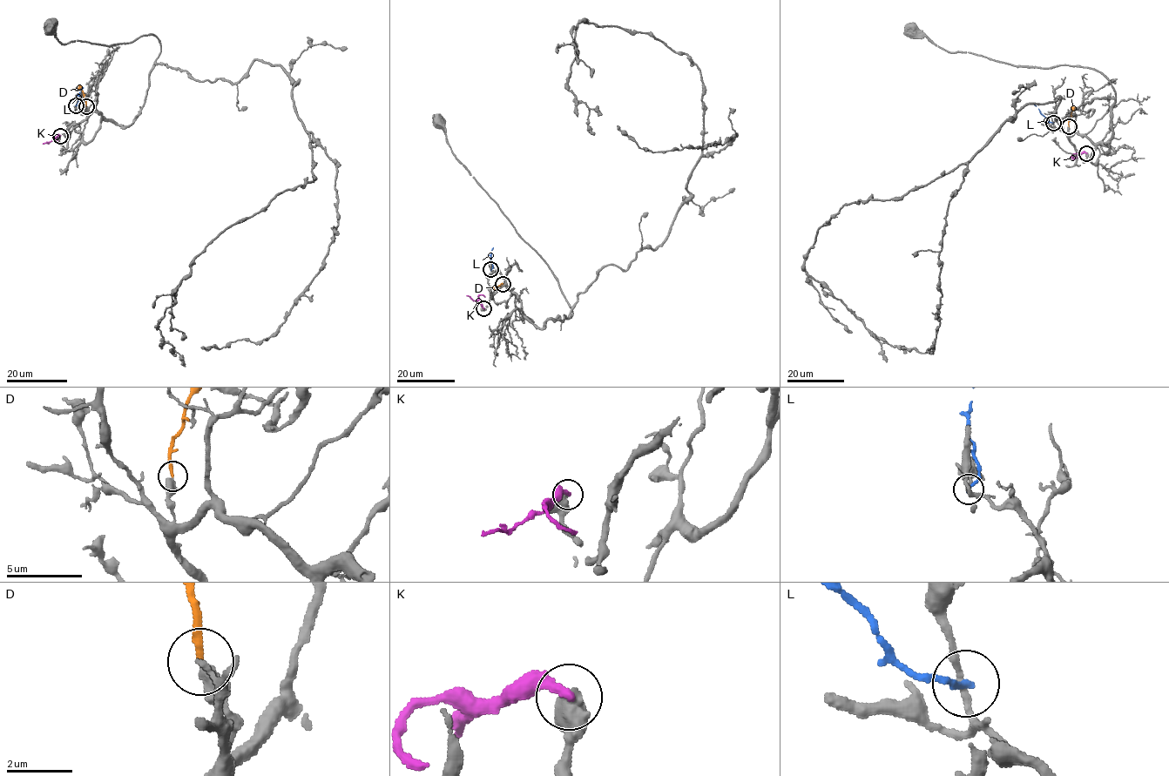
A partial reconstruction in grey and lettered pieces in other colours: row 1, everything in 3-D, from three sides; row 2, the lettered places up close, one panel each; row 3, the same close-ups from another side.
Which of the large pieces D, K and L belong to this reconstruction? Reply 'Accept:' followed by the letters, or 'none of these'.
Accept: none of these

